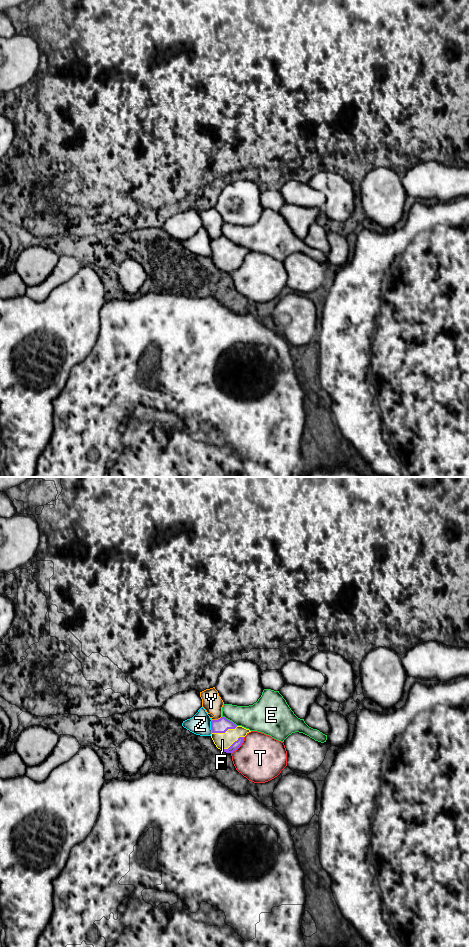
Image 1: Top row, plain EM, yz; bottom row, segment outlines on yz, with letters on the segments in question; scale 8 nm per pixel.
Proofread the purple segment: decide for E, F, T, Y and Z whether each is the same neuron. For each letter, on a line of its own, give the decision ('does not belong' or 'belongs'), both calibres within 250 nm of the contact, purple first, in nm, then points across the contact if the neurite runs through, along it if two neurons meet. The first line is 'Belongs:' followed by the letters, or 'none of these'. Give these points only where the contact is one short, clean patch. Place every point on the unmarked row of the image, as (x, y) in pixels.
Belongs: F
E: does not belong | 120/220 nm
F: belongs | 120/130 nm
T: does not belong | 60/380 nm
Y: does not belong | 120/160 nm | along yz (221, 236), (212, 240)
Z: does not belong | 120/180 nm

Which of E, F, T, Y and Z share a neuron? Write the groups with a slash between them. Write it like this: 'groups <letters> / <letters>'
groups E / F / T / Y / Z

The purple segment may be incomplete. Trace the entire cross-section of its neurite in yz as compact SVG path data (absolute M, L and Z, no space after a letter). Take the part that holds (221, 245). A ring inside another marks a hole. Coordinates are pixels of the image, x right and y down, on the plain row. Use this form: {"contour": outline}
{"contour": "M221 237L211 241L211 258L216 267L223 272L233 273L243 263L244 257L251 252L242 246L237 246L232 241Z"}

